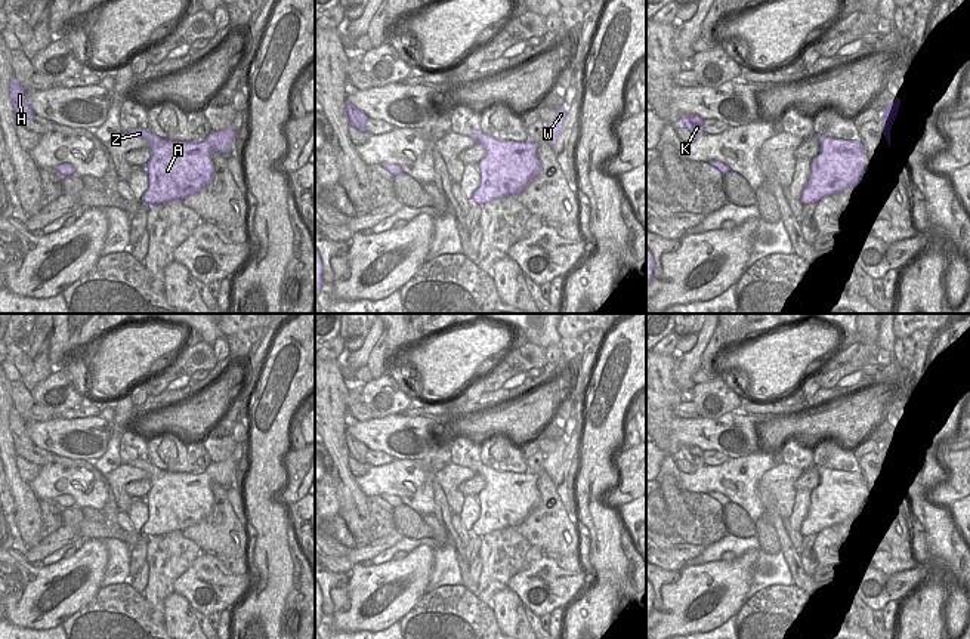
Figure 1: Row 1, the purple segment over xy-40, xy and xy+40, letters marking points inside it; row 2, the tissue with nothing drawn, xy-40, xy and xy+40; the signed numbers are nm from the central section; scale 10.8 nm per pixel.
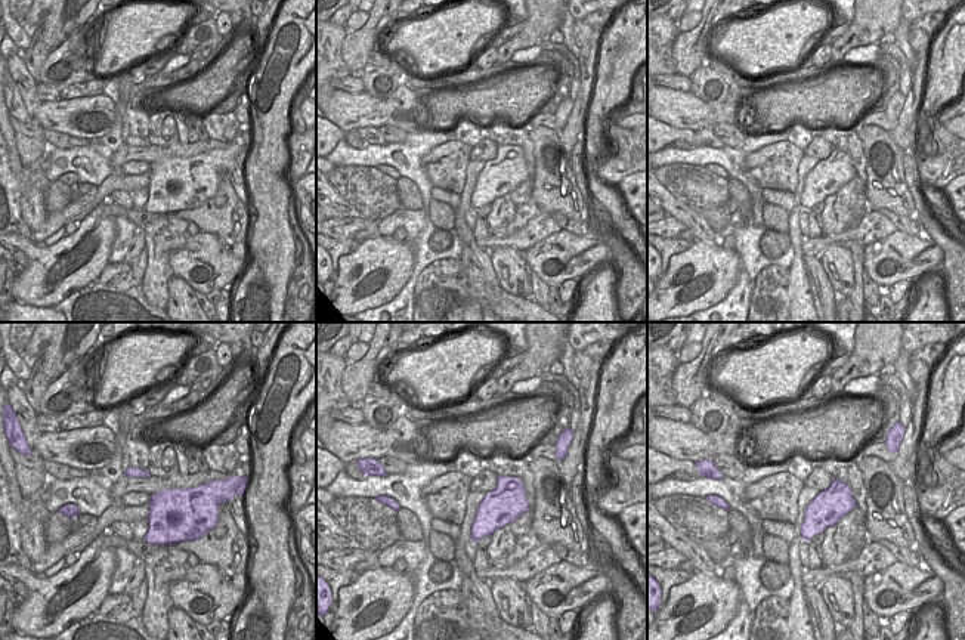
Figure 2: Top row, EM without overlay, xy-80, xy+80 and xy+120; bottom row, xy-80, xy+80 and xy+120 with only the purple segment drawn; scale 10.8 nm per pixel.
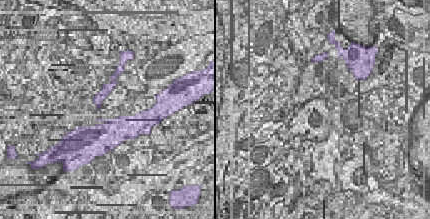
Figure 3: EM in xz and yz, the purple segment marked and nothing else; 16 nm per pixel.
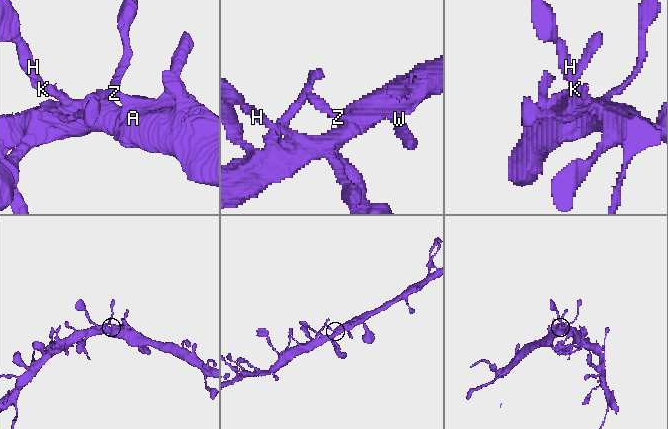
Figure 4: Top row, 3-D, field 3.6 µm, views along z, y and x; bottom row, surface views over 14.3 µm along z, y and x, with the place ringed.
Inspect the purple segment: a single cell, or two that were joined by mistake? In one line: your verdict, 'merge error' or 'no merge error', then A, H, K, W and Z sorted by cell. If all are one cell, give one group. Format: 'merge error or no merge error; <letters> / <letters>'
no merge error; A H K W Z

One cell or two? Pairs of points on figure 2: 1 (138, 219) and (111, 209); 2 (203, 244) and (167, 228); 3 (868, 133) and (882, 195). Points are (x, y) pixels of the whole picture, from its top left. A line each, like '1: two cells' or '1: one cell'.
1: one cell
2: two cells
3: one cell

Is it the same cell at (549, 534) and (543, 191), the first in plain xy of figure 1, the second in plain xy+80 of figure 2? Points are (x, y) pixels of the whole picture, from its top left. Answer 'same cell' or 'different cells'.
same cell

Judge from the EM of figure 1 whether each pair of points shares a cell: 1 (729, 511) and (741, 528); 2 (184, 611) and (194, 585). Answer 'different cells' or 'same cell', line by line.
1: same cell
2: different cells

